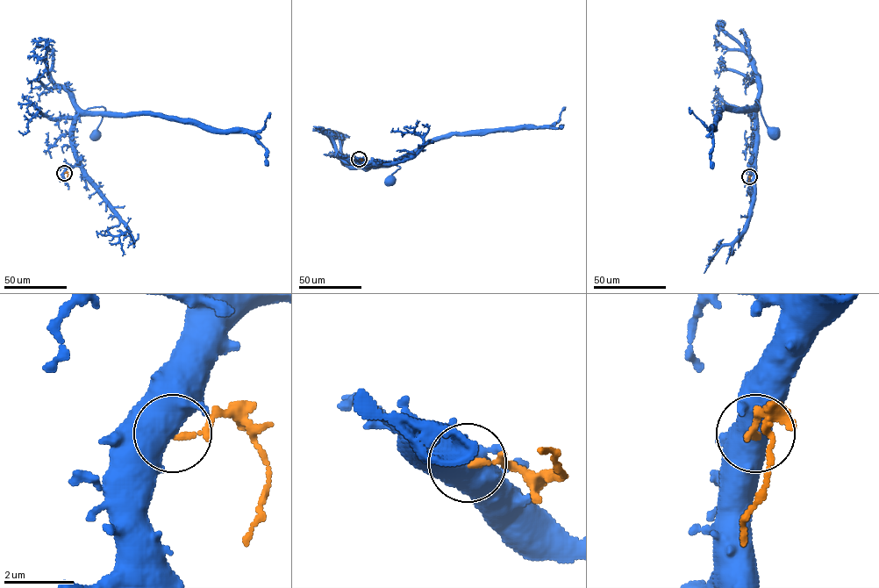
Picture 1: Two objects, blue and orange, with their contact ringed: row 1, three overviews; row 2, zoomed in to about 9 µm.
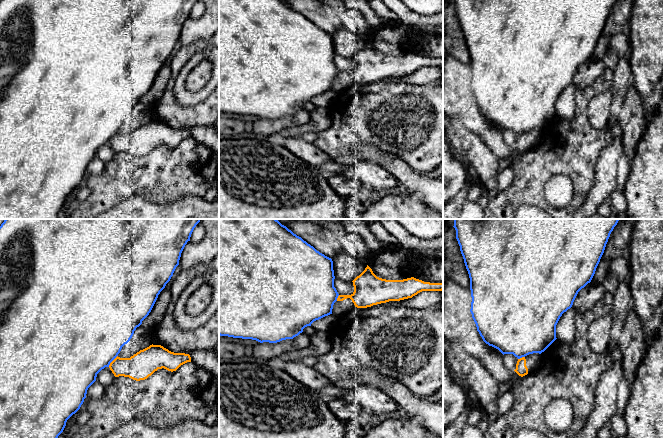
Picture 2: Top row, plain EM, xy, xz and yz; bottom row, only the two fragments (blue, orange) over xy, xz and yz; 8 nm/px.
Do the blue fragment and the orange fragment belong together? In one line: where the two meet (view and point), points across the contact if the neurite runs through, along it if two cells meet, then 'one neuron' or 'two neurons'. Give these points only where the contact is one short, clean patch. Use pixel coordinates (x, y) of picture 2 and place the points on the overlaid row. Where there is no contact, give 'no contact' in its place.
meets blue in xy at (112, 360); border along xy (117, 355), (108, 366); two neurons

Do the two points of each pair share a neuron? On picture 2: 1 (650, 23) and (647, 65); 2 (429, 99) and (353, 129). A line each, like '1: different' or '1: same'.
1: same
2: same

